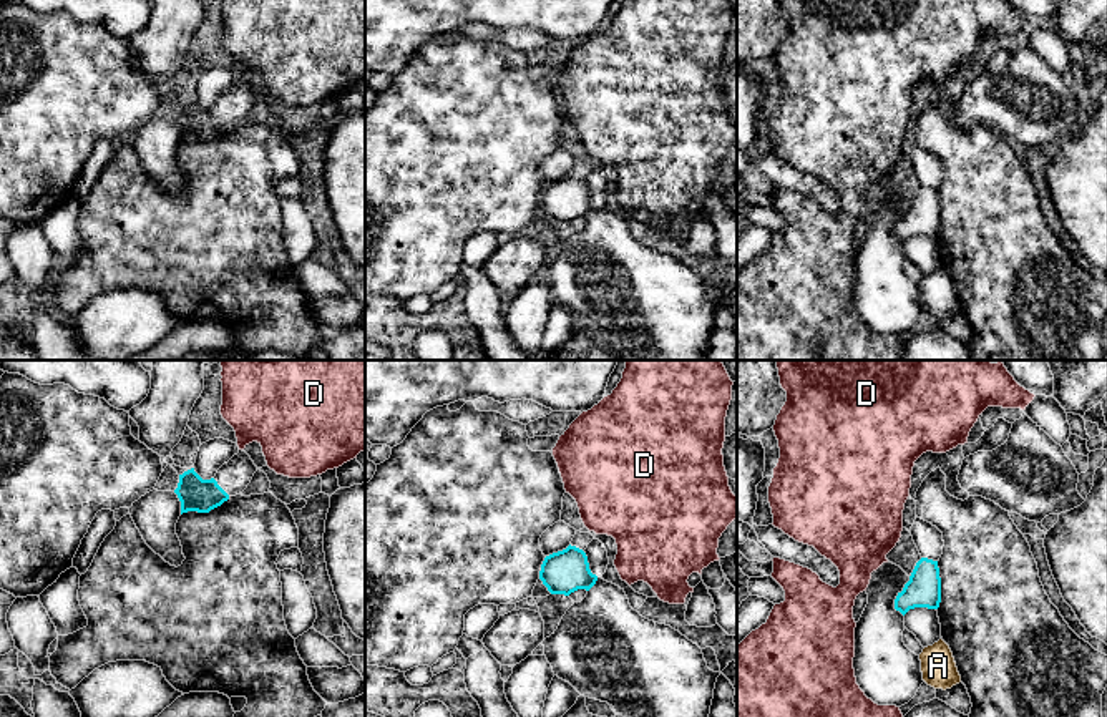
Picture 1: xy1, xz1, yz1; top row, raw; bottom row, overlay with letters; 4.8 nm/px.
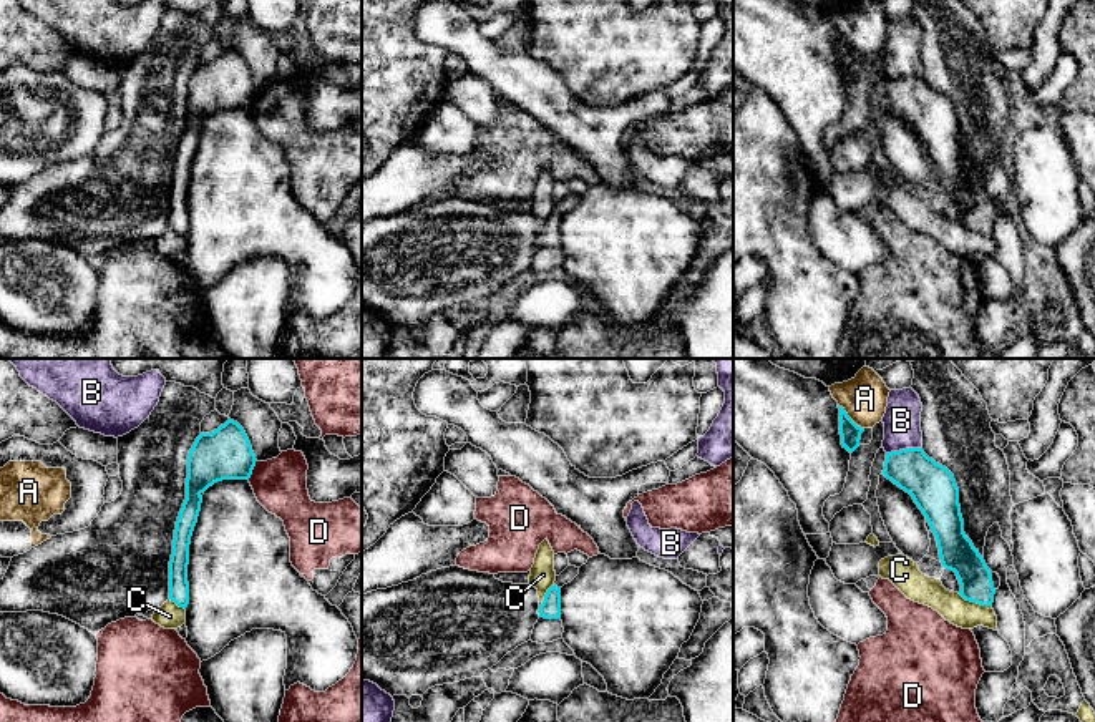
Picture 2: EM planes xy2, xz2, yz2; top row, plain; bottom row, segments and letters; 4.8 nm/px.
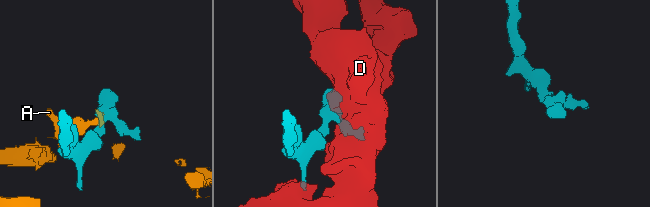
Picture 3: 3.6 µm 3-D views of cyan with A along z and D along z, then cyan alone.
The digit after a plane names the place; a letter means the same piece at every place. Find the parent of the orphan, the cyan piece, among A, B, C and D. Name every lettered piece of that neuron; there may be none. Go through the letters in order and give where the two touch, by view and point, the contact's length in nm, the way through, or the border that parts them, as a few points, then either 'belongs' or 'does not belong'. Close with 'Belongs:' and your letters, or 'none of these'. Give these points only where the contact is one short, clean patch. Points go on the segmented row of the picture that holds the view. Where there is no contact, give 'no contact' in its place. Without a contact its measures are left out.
A: meets cyan in yz2 at (848, 417); contact 180 nm long; border along yz2 (838, 404), (863, 429); does not belong
B: meets cyan in yz2 at (903, 450); contact 180 nm long; border along yz2 (921, 447), (906, 447), (886, 453); does not belong
C: meets cyan in yz2 at (974, 601); contact 180 nm long; border along yz2 (958, 593), (966, 600), (991, 606); does not belong
D: meets cyan in xy2 at (251, 470); contact 100 nm long; does not belong
Belongs: none of these

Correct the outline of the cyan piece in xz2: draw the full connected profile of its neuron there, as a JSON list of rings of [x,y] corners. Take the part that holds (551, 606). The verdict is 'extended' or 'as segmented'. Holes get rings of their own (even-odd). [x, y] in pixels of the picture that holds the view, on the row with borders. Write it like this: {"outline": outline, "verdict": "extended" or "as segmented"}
{"outline": [[[554,584],[548,589],[538,612],[544,619],[561,619],[561,588]]], "verdict": "as segmented"}

